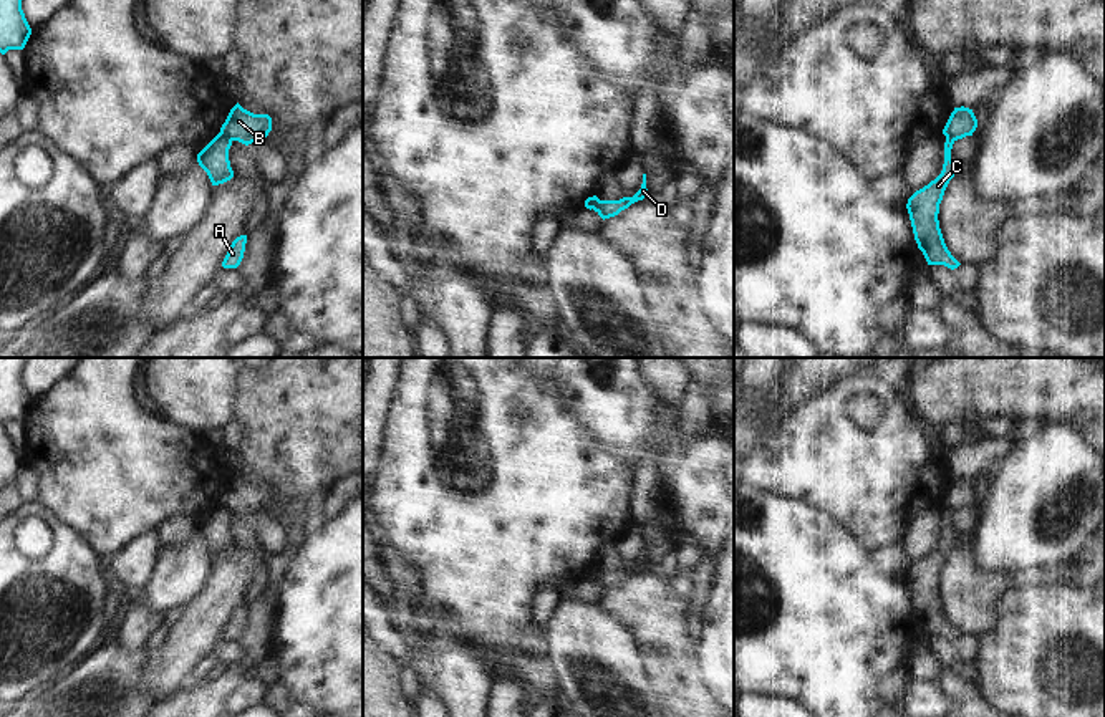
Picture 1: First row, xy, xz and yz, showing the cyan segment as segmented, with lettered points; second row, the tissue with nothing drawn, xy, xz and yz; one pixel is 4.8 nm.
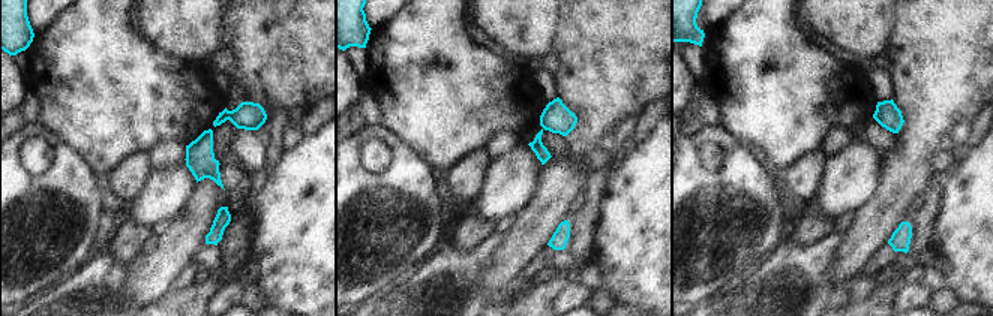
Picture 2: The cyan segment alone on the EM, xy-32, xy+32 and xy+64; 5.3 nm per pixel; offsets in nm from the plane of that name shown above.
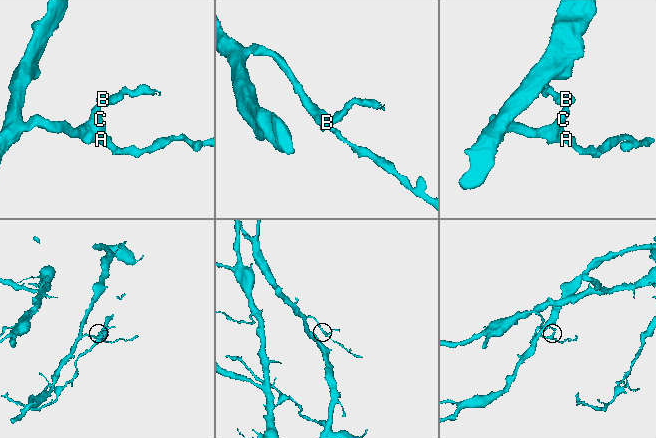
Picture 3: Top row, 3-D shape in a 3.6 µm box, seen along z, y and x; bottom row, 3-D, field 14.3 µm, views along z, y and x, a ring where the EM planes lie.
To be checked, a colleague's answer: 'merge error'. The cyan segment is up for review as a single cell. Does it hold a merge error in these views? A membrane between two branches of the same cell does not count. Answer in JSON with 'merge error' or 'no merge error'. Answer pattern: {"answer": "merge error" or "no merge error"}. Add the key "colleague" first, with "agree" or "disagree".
{"colleague": "agree", "answer": "merge error"}

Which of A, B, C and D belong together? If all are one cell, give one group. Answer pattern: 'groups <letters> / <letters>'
groups A C / B D

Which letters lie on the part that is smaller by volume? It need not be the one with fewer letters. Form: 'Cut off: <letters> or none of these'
Cut off: B, D

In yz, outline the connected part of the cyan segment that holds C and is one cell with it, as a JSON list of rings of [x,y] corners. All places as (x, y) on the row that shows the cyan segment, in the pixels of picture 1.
[[[946,137],[944,142],[944,164],[941,174],[923,189],[916,190],[906,204],[914,240],[923,252],[928,265],[944,265],[951,270],[961,263],[948,250],[941,229],[939,229],[939,204],[949,180],[958,171],[958,164],[951,159],[954,141]]]

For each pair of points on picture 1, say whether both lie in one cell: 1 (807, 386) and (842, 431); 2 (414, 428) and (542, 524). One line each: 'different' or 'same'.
1: different
2: same

